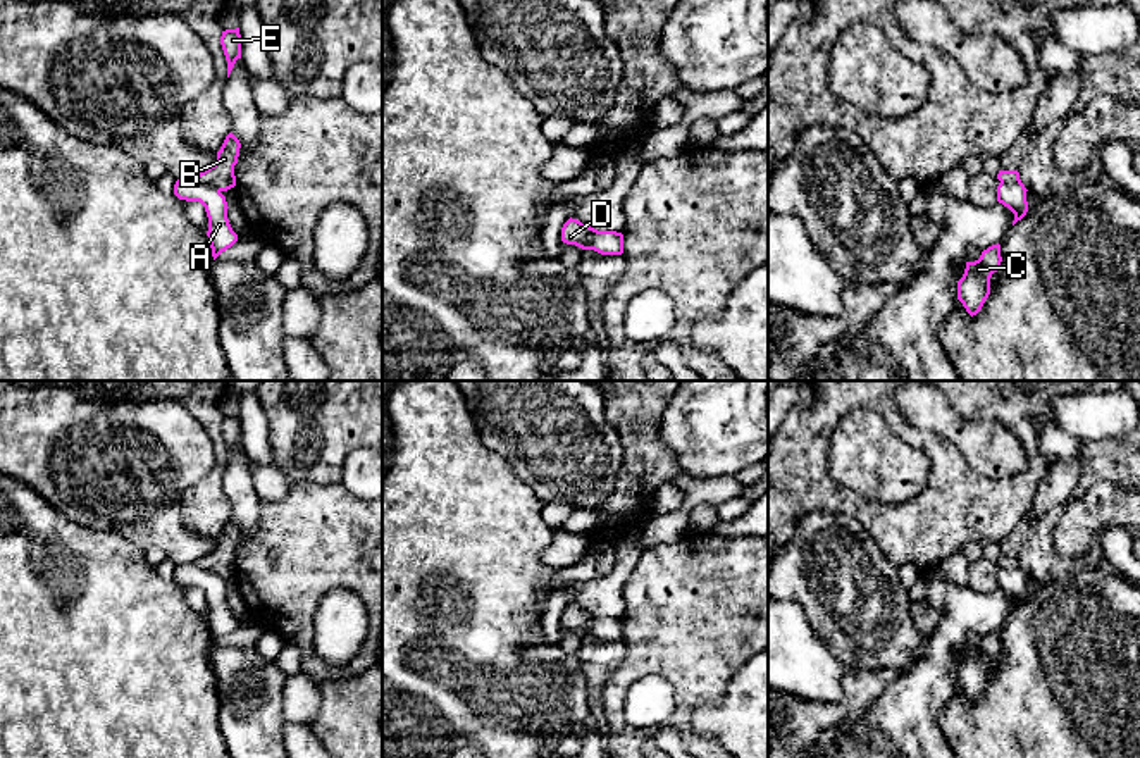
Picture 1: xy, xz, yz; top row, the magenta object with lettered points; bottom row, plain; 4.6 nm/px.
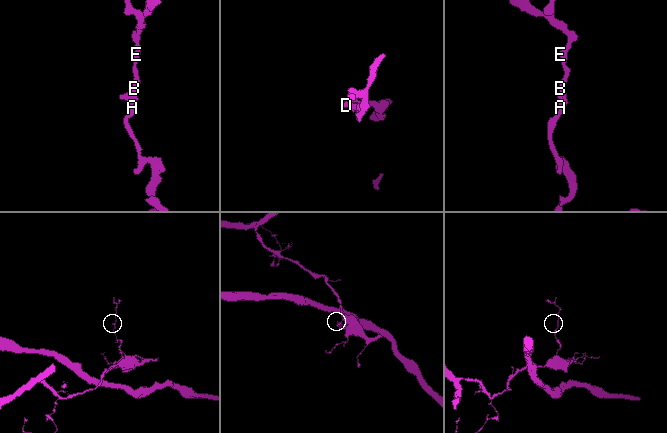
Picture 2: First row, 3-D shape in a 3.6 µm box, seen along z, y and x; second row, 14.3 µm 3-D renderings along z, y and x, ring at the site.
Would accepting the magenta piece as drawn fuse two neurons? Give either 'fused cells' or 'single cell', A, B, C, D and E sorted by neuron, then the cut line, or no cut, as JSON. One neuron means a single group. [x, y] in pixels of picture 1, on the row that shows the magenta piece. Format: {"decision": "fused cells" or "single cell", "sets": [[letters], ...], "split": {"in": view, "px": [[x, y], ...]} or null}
{"decision": "fused cells", "sets": [["A", "C", "D"], ["B", "E"]], "split": {"in": "xy", "px": [[193, 178], [210, 183], [219, 192]]}}

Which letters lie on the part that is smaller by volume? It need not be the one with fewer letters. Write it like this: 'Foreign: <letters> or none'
Foreign: B, E

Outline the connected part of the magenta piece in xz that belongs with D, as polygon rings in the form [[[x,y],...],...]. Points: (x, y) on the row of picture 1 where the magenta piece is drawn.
[[[570,217],[561,227],[561,241],[567,245],[575,245],[582,250],[592,250],[589,236],[596,231],[598,229]]]

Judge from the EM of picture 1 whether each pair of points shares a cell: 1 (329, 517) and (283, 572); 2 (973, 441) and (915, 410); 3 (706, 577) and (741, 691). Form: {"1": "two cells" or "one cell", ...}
{"1": "one cell", "2": "one cell", "3": "two cells"}

